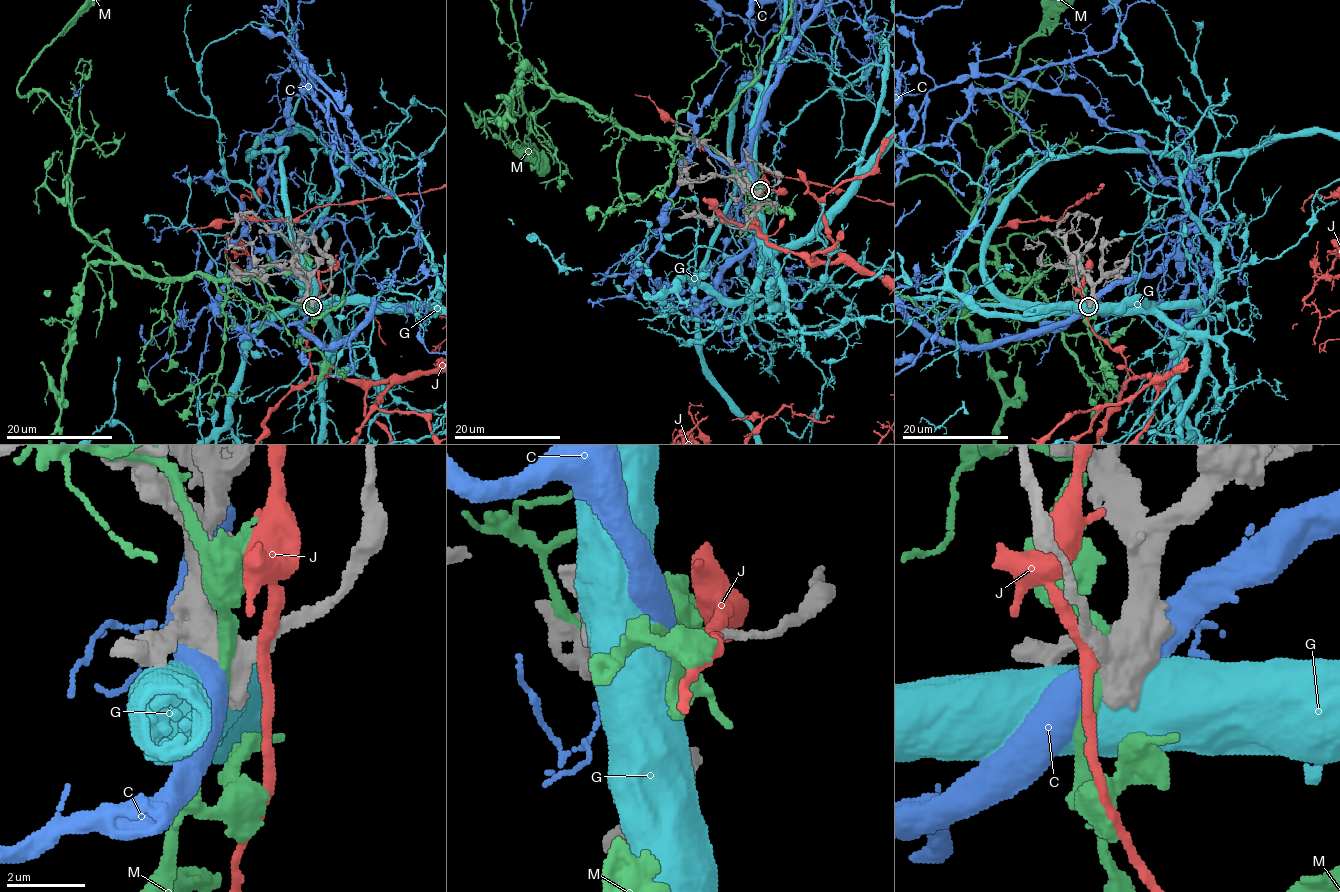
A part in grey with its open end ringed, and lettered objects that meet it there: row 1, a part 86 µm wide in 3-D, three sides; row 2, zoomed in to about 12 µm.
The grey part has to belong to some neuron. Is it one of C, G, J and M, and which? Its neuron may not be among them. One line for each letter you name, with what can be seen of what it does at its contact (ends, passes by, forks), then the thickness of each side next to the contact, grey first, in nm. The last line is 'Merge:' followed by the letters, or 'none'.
Merge: none

